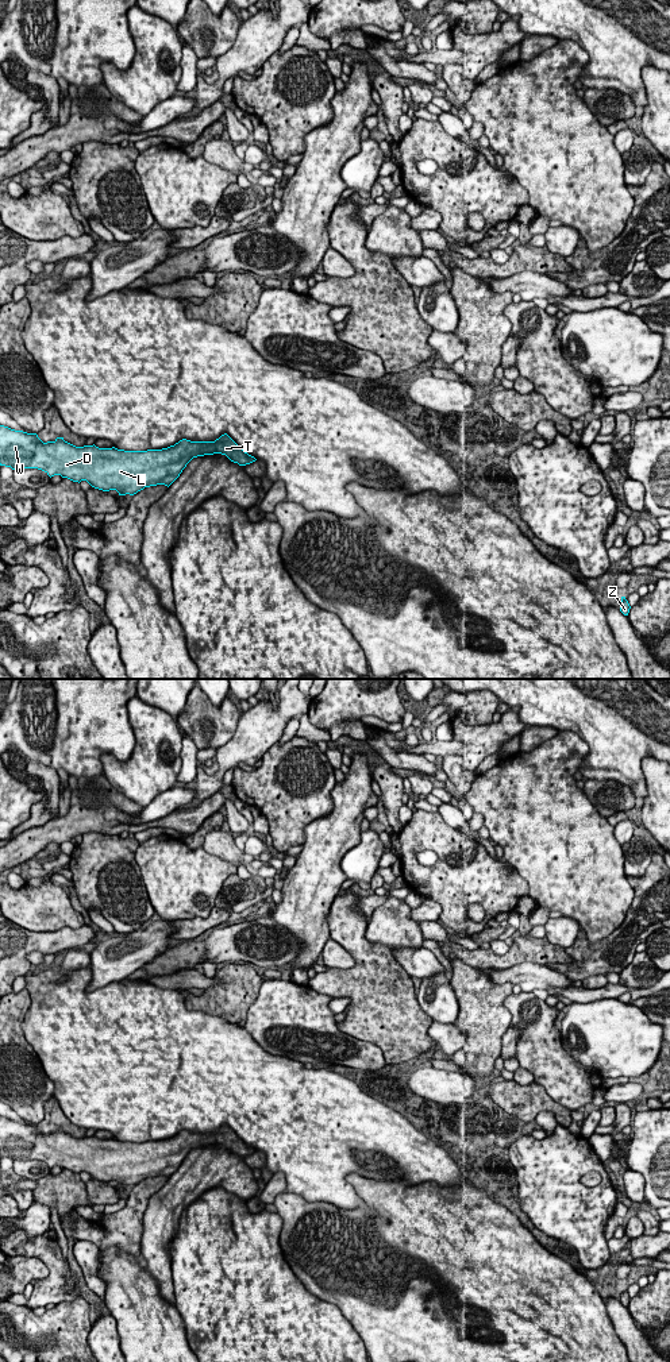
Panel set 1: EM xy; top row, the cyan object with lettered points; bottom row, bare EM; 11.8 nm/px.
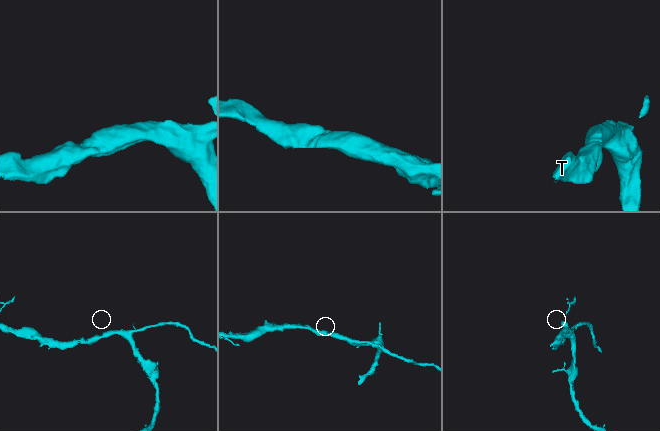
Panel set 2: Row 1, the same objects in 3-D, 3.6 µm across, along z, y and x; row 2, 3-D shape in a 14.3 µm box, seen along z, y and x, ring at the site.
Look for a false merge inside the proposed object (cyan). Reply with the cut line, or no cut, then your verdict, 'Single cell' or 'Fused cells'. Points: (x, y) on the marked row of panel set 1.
No split. Single cell

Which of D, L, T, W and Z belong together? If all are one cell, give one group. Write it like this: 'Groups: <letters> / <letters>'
Groups: D L T W Z

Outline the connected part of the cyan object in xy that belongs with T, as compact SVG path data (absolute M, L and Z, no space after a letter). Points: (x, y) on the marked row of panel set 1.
M0 425L0 466L16 468L38 468L50 478L61 475L73 482L86 481L92 487L109 491L116 490L119 495L134 495L145 487L165 485L170 486L197 456L222 454L239 466L246 466L257 459L244 452L227 433L215 441L180 440L174 445L162 450L124 451L112 448L99 448L93 445L76 447L57 437L54 441L43 443L36 433L15 431Z

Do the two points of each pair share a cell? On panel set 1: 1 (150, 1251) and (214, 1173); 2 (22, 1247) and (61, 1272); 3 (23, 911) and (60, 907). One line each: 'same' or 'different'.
1: same
2: same
3: same

